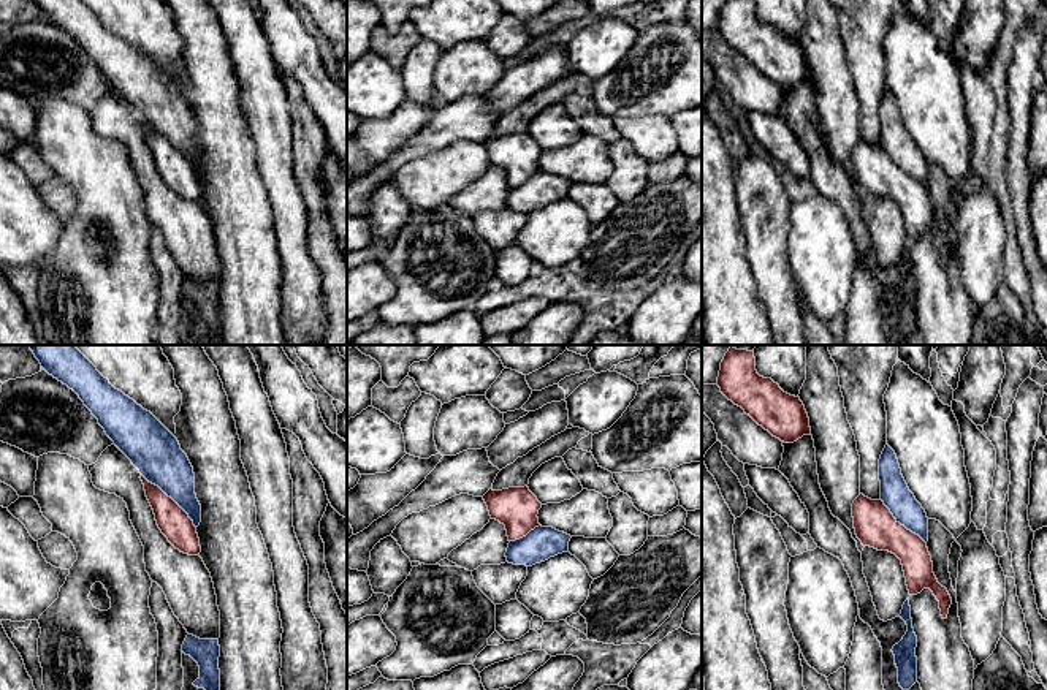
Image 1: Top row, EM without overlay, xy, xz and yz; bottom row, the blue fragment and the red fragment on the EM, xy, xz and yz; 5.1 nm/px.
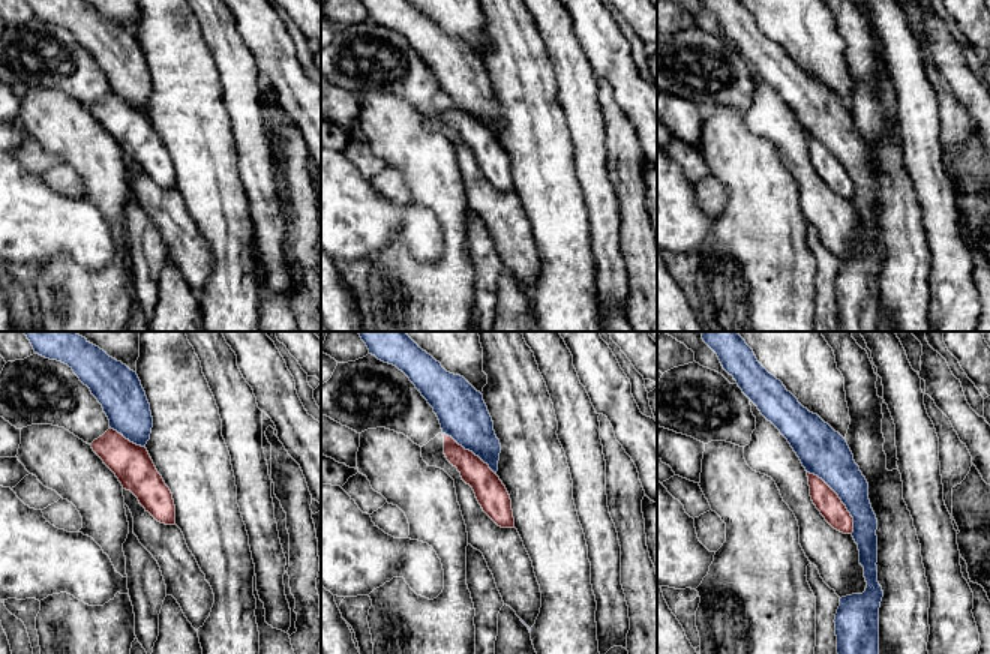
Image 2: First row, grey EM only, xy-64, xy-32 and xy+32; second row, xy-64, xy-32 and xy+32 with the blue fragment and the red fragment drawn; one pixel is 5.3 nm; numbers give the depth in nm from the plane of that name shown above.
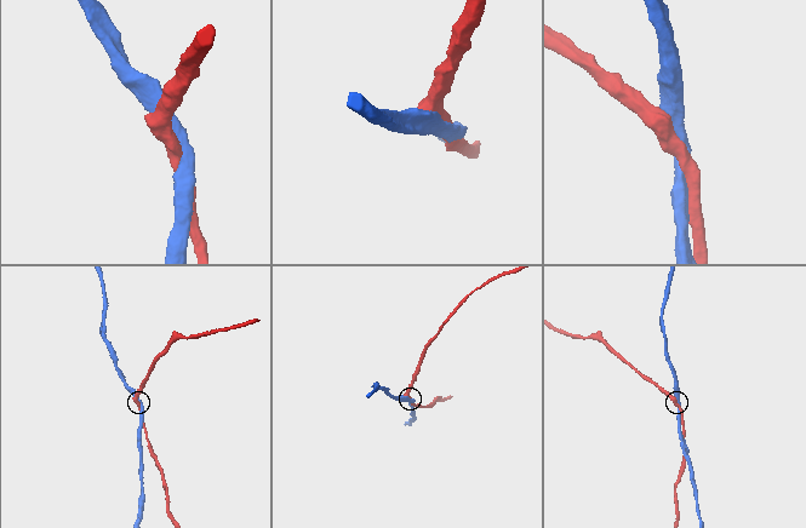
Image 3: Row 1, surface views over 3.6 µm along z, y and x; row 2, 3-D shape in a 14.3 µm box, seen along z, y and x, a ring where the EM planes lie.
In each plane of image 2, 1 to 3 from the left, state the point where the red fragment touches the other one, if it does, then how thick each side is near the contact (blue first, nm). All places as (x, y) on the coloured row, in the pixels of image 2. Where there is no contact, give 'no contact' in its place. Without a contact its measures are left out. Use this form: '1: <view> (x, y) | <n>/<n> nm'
1: xy-64 (128, 438) | 240/220 nm
2: xy-32 (470, 450) | 260/160 nm
3: xy+32 (840, 498) | 260/140 nm

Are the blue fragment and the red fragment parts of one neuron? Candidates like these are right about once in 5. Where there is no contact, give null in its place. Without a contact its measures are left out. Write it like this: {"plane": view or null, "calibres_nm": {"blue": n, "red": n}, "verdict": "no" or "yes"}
{"plane": "xy", "calibres_nm": {"blue": 240, "red": 160}, "verdict": "no"}

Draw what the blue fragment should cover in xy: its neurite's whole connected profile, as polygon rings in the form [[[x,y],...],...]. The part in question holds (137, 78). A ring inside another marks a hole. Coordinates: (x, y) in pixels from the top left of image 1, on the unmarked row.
[[[35,0],[41,13],[73,35],[106,81],[139,119],[171,142],[198,172],[195,119],[177,84],[147,55],[116,35],[84,0]]]

